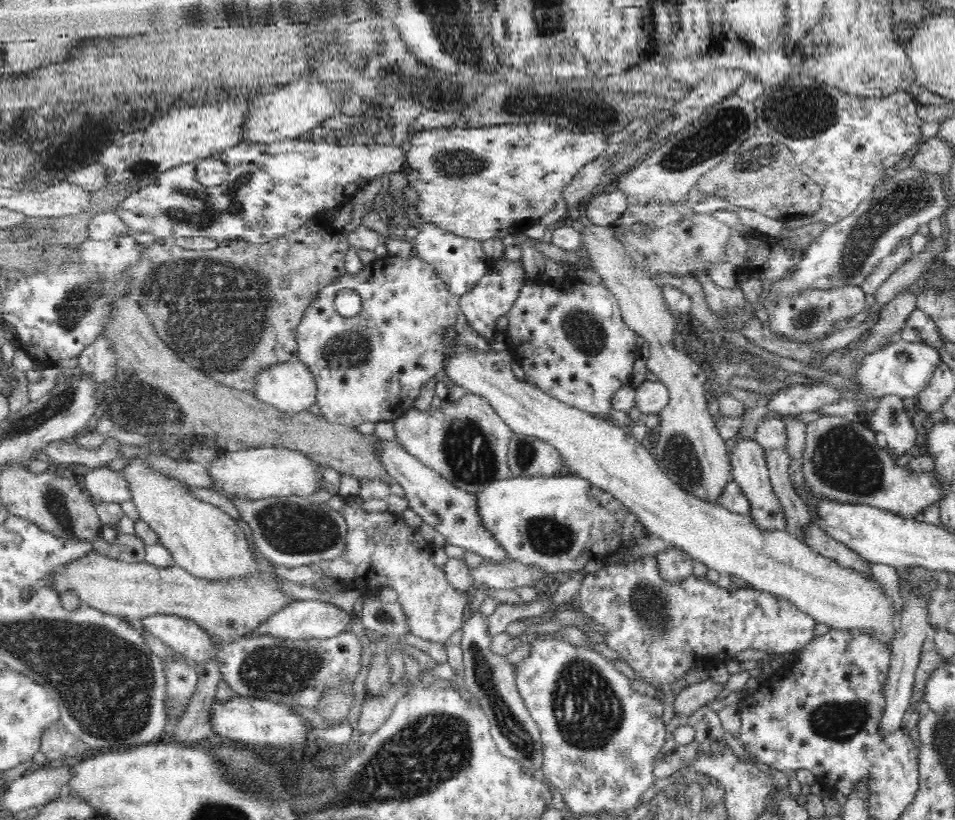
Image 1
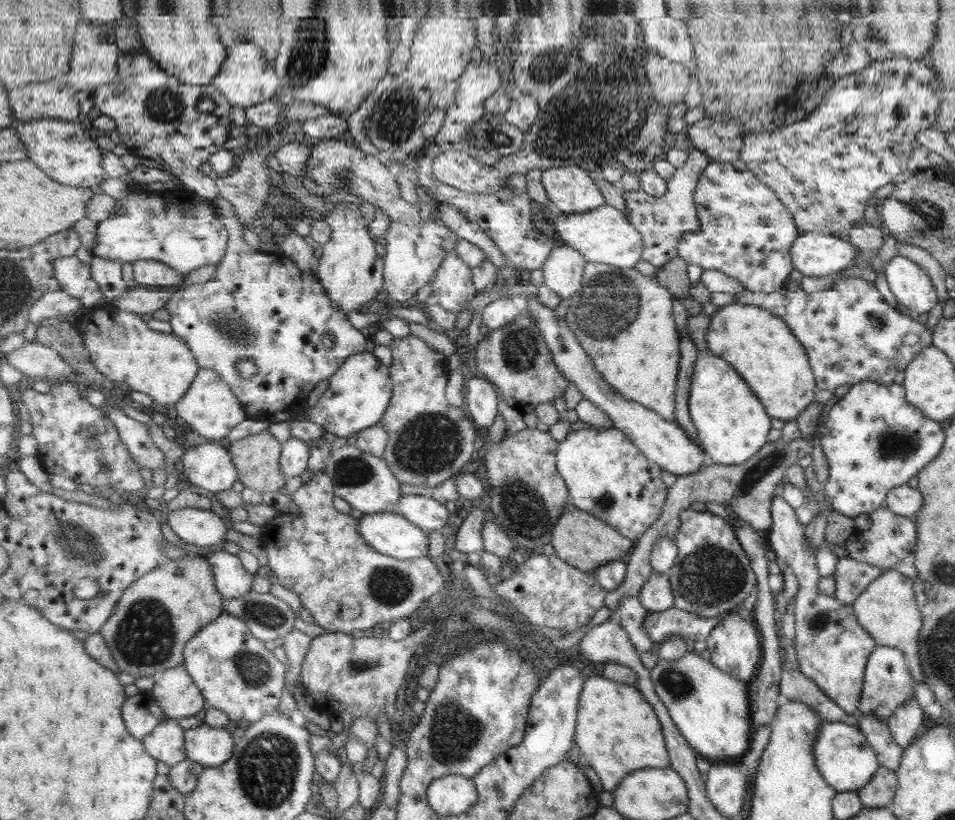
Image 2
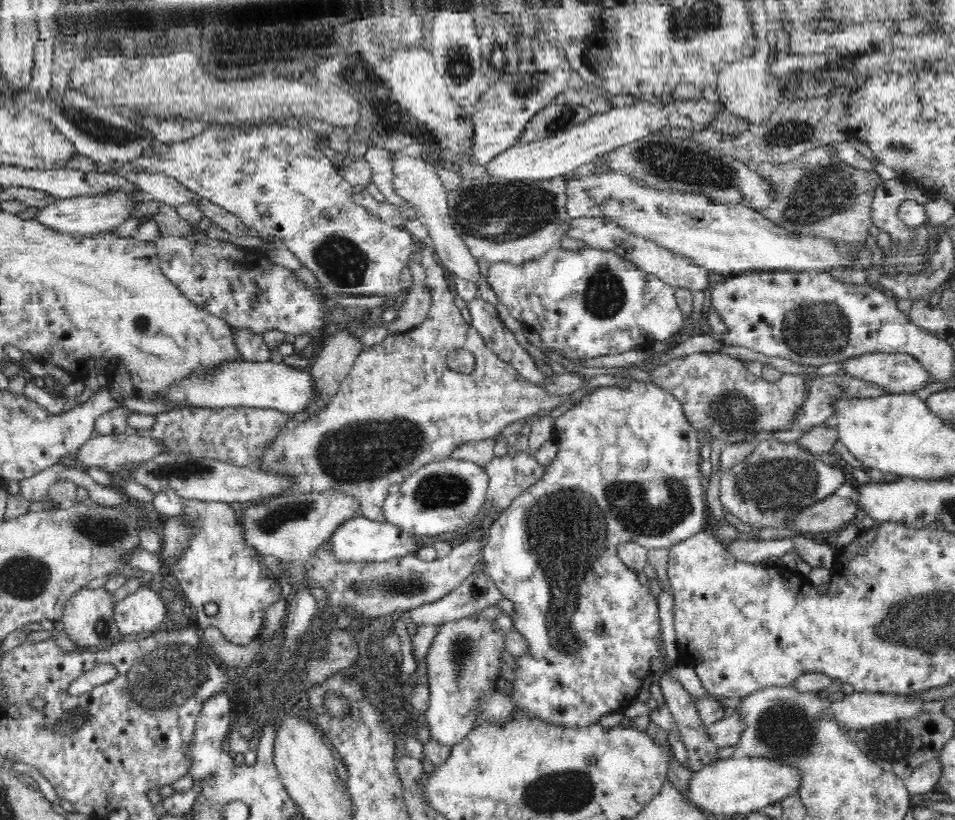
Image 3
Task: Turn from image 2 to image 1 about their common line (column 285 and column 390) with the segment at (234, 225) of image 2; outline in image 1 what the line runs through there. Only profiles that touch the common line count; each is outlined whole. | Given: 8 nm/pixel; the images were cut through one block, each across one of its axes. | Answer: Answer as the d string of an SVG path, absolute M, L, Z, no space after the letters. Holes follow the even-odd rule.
M387 254L374 261L372 276L366 282L356 282L356 276L347 272L336 282L320 289L298 325L297 356L316 379L317 403L322 416L345 427L364 422L394 422L403 417L415 406L422 387L444 369L445 339L462 313L460 299L447 287L435 268L418 256L400 258ZM346 288L352 288L362 296L360 312L350 318L338 314L334 308L336 292Z

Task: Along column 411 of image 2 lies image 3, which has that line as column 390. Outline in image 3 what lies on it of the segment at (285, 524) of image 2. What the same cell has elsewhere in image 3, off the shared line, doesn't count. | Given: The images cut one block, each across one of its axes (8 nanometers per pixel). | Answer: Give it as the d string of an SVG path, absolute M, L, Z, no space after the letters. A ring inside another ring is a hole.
M473 538L454 546L445 558L433 562L425 562L416 555L392 558L385 562L340 562L327 541L305 563L302 580L306 580L310 589L320 586L330 594L328 600L318 602L318 605L330 606L337 614L344 608L354 608L358 615L378 618L392 615L396 610L406 612L432 604L448 596L475 572L482 550L481 540Z

